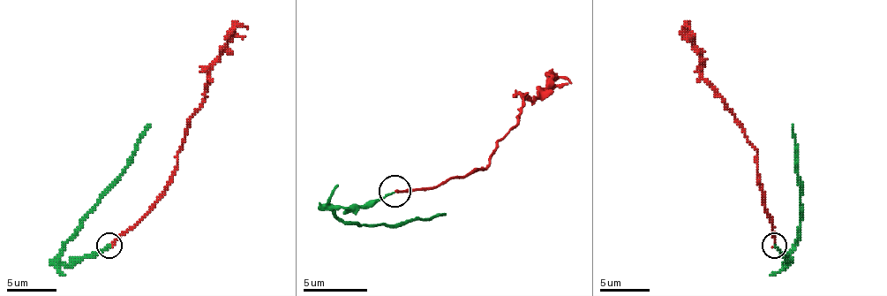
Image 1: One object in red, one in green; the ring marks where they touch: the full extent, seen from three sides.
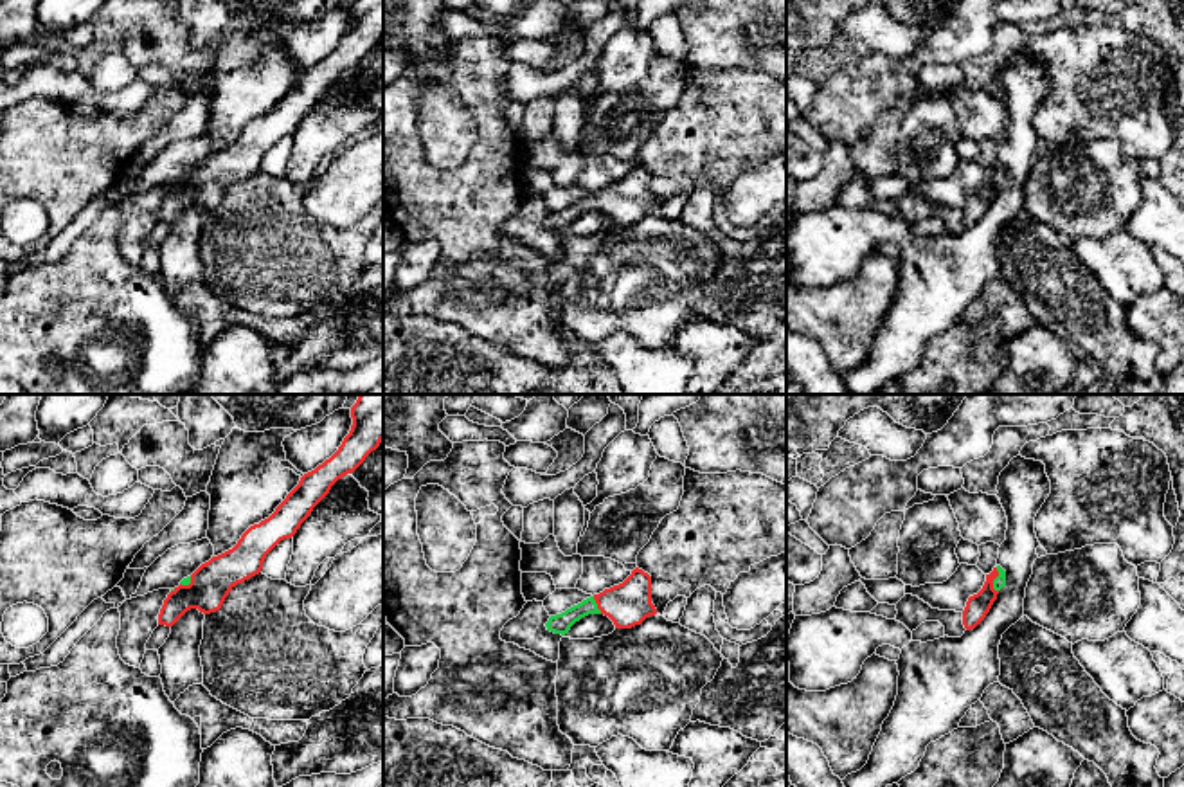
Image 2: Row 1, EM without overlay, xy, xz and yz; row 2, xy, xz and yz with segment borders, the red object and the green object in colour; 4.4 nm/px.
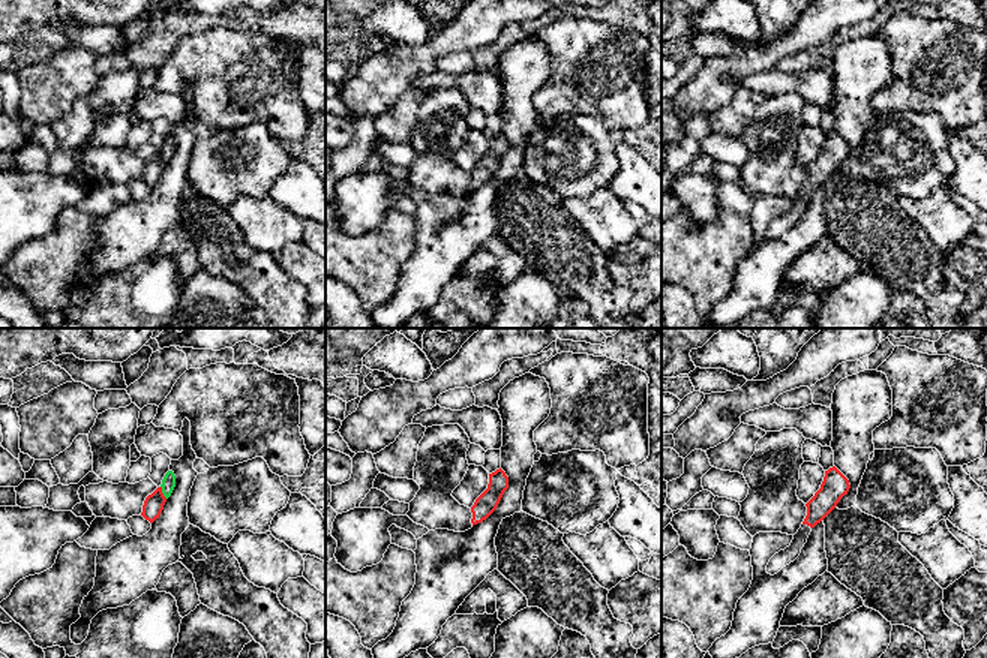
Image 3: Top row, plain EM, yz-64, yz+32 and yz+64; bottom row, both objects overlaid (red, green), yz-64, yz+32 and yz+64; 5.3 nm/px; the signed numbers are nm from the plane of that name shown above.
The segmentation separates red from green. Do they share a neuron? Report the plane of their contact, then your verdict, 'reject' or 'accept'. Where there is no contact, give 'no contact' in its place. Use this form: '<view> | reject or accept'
yz | accept

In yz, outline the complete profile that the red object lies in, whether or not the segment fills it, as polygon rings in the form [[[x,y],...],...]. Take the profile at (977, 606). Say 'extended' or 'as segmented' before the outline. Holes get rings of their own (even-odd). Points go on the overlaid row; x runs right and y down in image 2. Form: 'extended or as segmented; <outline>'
extended; [[[997,565],[990,574],[982,589],[970,596],[963,611],[963,625],[966,630],[975,629],[990,612],[993,602],[997,600],[999,591],[1006,585],[1006,571]]]

